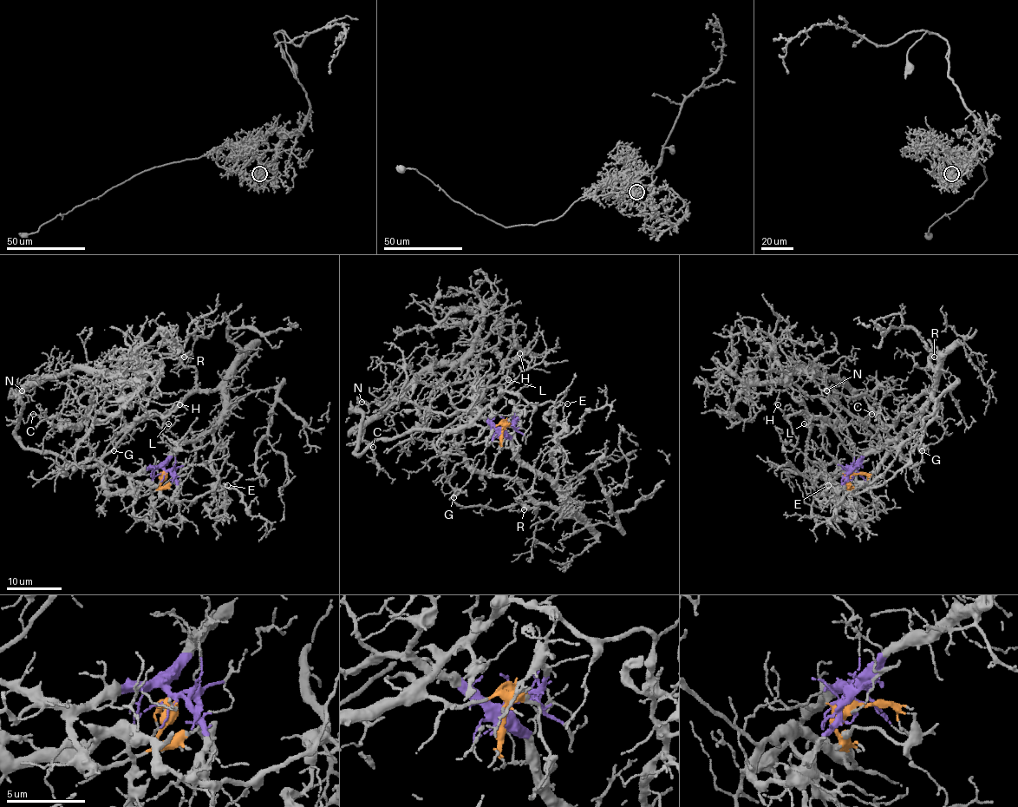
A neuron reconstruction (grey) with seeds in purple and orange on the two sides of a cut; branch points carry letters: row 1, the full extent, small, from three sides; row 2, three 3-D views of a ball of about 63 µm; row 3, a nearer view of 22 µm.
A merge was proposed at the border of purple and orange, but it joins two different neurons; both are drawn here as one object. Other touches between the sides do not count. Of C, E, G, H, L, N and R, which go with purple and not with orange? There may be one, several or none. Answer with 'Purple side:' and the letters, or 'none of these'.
Purple side: E, G, R

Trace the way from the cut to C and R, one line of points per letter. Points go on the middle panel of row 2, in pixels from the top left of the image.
C: (505, 426), (466, 424), (453, 434), (409, 429), (357, 454), (361, 441), (372, 447)
R: (505, 426), (514, 454), (564, 496), (561, 508), (540, 504), (536, 511), (521, 504), (524, 510)

